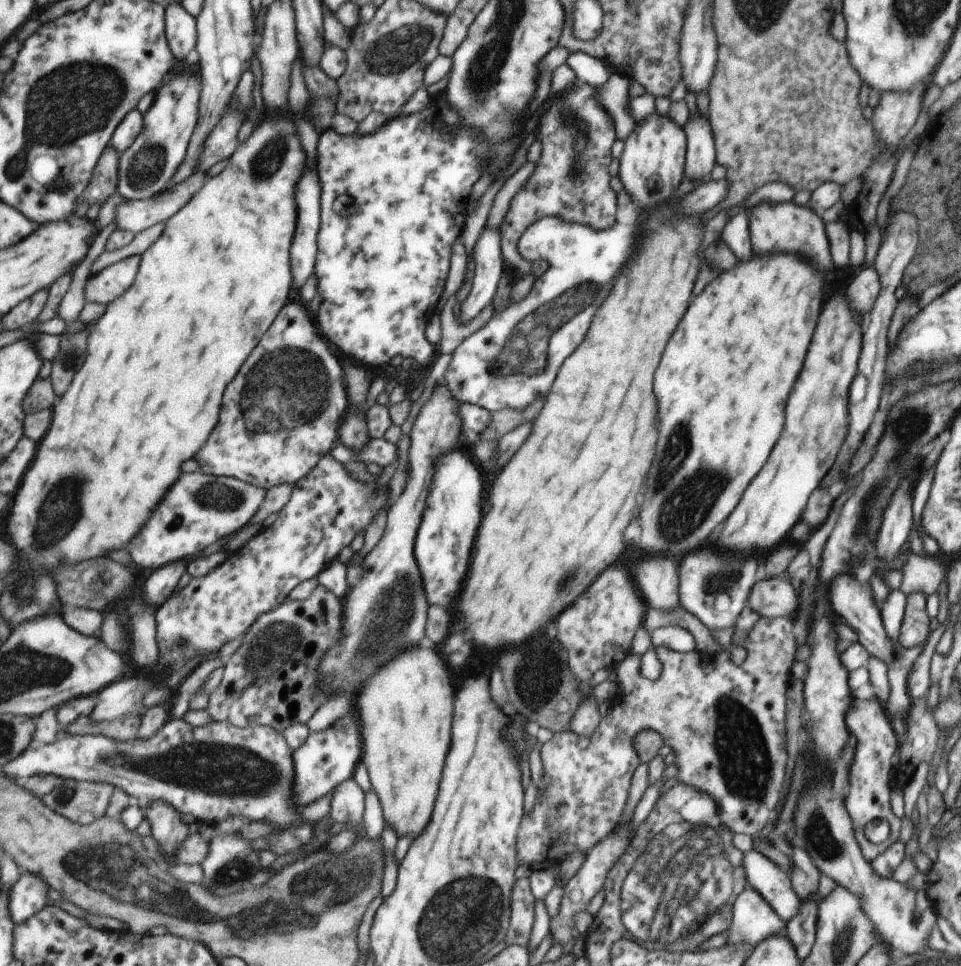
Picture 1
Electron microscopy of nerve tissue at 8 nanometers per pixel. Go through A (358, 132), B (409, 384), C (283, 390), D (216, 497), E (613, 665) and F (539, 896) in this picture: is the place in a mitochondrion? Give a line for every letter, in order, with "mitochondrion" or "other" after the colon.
A: other
B: other
C: mitochondrion
D: mitochondrion
E: other
F: other

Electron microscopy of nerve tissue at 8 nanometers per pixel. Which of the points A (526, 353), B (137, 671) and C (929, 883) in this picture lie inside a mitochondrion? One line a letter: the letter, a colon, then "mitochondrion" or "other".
A: mitochondrion
B: other
C: other

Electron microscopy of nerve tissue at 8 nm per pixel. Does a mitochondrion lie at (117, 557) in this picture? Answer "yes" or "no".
no

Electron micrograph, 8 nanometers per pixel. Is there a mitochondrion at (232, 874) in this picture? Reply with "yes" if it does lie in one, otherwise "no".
yes

